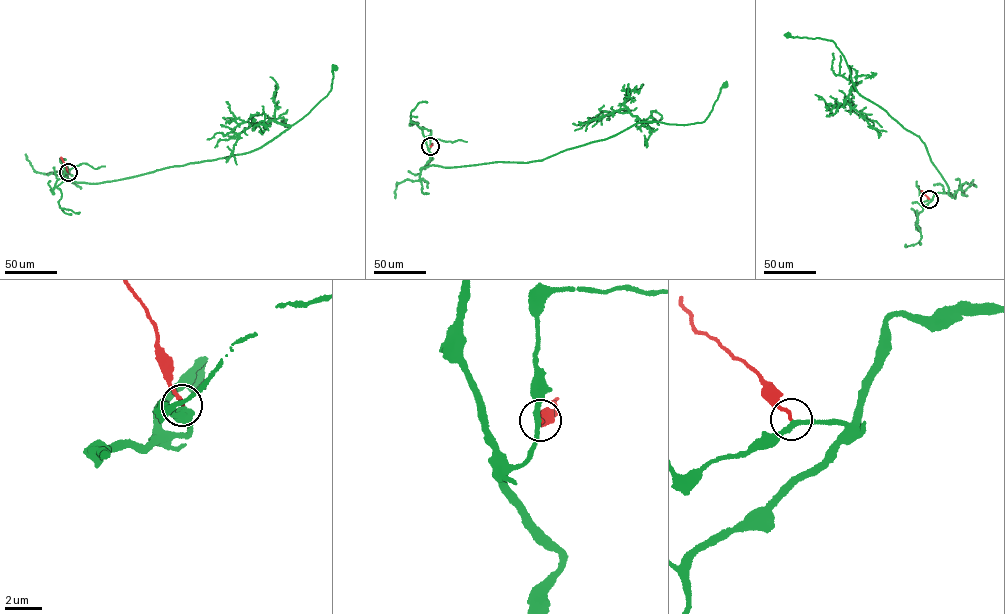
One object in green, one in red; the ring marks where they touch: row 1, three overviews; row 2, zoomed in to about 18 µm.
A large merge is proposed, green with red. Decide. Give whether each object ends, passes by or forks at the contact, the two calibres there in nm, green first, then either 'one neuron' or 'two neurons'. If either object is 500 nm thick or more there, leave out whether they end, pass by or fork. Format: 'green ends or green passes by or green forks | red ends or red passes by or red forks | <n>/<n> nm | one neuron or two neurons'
green passes by | red ends | 240/170 nm | one neuron

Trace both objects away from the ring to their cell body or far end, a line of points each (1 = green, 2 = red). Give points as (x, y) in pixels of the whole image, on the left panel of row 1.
1: (68, 172), (65, 181), (99, 183), (251, 151), (288, 129), (328, 94), (334, 69)
2: (68, 172), (61, 157)

